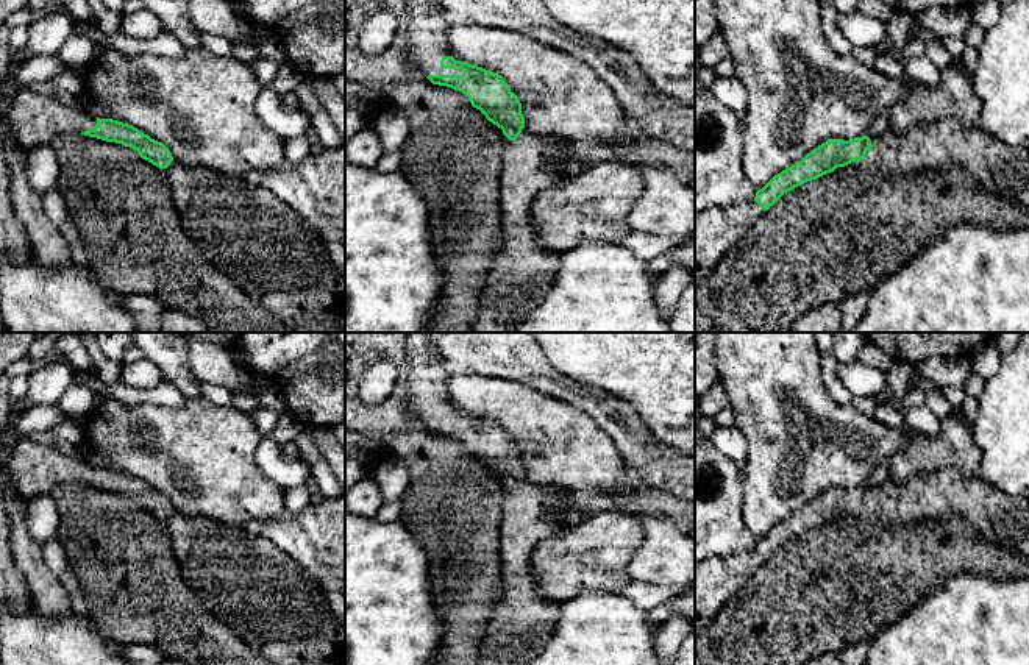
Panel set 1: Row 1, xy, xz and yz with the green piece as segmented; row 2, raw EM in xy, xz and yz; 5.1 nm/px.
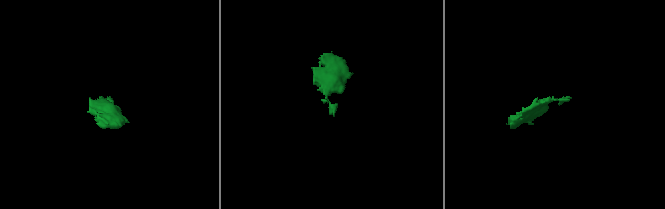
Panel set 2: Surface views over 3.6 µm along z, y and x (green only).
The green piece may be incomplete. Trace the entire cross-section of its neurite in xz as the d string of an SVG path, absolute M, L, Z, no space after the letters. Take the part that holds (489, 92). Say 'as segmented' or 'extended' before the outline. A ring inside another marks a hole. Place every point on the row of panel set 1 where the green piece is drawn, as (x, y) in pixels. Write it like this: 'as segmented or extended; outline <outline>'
extended; outline M404 0L408 14L406 56L426 75L433 84L447 86L465 94L473 108L489 122L503 130L509 139L500 173L500 201L503 219L503 247L486 276L476 320L472 332L512 332L526 320L553 284L561 253L542 247L531 208L537 195L561 181L586 170L592 164L576 164L571 159L573 142L554 136L532 134L525 128L522 103L501 75L482 67L456 61L447 47L450 20L445 8L431 0Z

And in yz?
as segmented; outline M868 136L854 137L851 140L828 139L807 153L799 162L774 175L756 192L754 201L762 211L768 211L784 194L795 187L831 173L837 167L862 161L871 147Z

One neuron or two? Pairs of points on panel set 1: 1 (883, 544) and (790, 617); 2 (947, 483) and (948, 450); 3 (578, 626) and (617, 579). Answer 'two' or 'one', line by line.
1: one
2: two
3: two

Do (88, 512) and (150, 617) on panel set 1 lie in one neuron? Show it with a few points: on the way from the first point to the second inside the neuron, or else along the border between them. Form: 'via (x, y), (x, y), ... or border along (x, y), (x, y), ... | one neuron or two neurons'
via (108, 539), (121, 554), (133, 590) | one neuron

